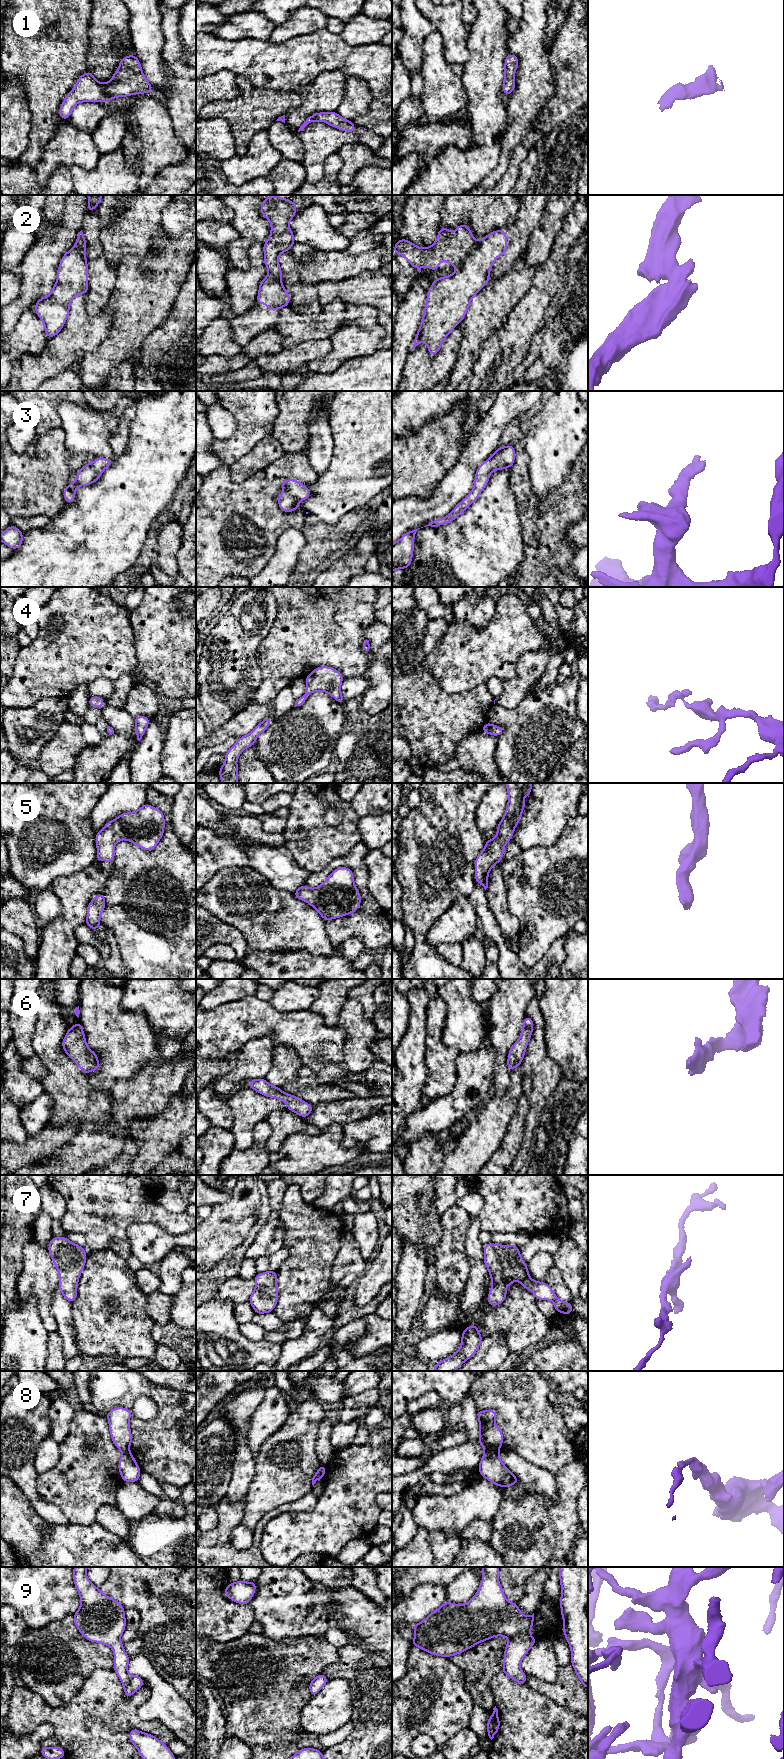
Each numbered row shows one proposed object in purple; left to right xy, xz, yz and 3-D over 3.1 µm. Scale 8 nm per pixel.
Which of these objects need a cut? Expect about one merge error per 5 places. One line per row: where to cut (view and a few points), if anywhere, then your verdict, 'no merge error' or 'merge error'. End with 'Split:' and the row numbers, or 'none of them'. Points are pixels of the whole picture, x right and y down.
1: no cut | no merge error
2: yz (477, 244), (457, 270) | merge error
3: no cut | no merge error
4: no cut | no merge error
5: no cut | no merge error
6: no cut | no merge error
7: no cut | no merge error
8: yz (485, 1450), (495, 1450), (497, 1452) | merge error
9: no cut | no merge error
Split: 2, 8

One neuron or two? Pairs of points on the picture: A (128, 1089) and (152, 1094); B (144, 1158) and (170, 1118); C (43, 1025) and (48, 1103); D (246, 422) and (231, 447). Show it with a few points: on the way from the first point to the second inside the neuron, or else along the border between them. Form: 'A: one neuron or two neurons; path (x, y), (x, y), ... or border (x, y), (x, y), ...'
A: one neuron; path (134, 1094), (146, 1094)
B: one neuron; path (153, 1148), (155, 1141), (168, 1128)
C: two neurons; border (45, 1092), (53, 1101), (51, 1117)
D: one neuron; path (246, 428), (246, 432), (237, 441)

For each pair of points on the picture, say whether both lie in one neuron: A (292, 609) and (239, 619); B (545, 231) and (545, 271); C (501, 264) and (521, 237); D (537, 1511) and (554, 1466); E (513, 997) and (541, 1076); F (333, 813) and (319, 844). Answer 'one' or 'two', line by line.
A: two
B: two
C: one
D: two
E: two
F: two

